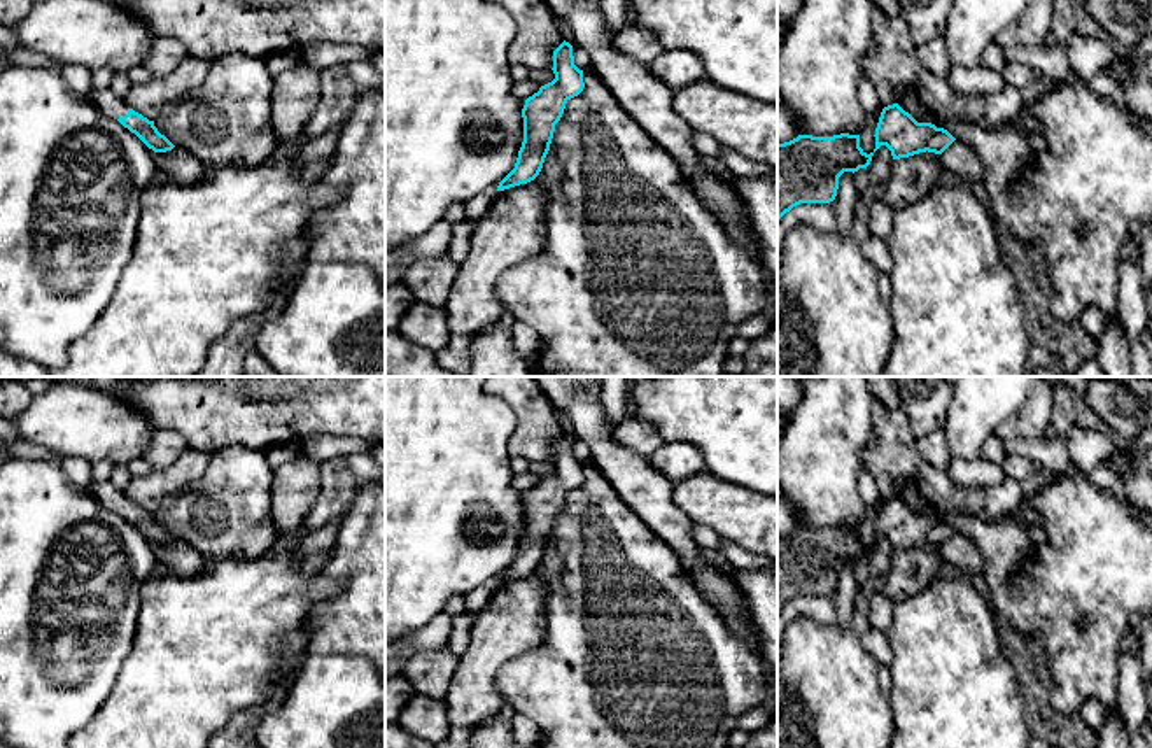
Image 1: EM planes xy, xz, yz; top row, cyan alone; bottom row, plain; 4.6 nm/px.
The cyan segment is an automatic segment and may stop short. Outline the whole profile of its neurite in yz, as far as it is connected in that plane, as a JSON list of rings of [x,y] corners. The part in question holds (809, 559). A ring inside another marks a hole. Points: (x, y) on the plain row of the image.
[[[798,527],[777,536],[777,613],[800,596],[830,596],[844,564],[867,561],[874,545],[860,540],[860,527]]]

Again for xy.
[[[110,482],[93,483],[91,494],[109,510],[116,510],[154,545],[172,543],[175,538],[158,524],[154,513],[124,497]]]

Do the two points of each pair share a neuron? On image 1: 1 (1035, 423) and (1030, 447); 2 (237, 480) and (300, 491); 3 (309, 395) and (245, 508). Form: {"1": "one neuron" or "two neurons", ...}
{"1": "two neurons", "2": "two neurons", "3": "two neurons"}

